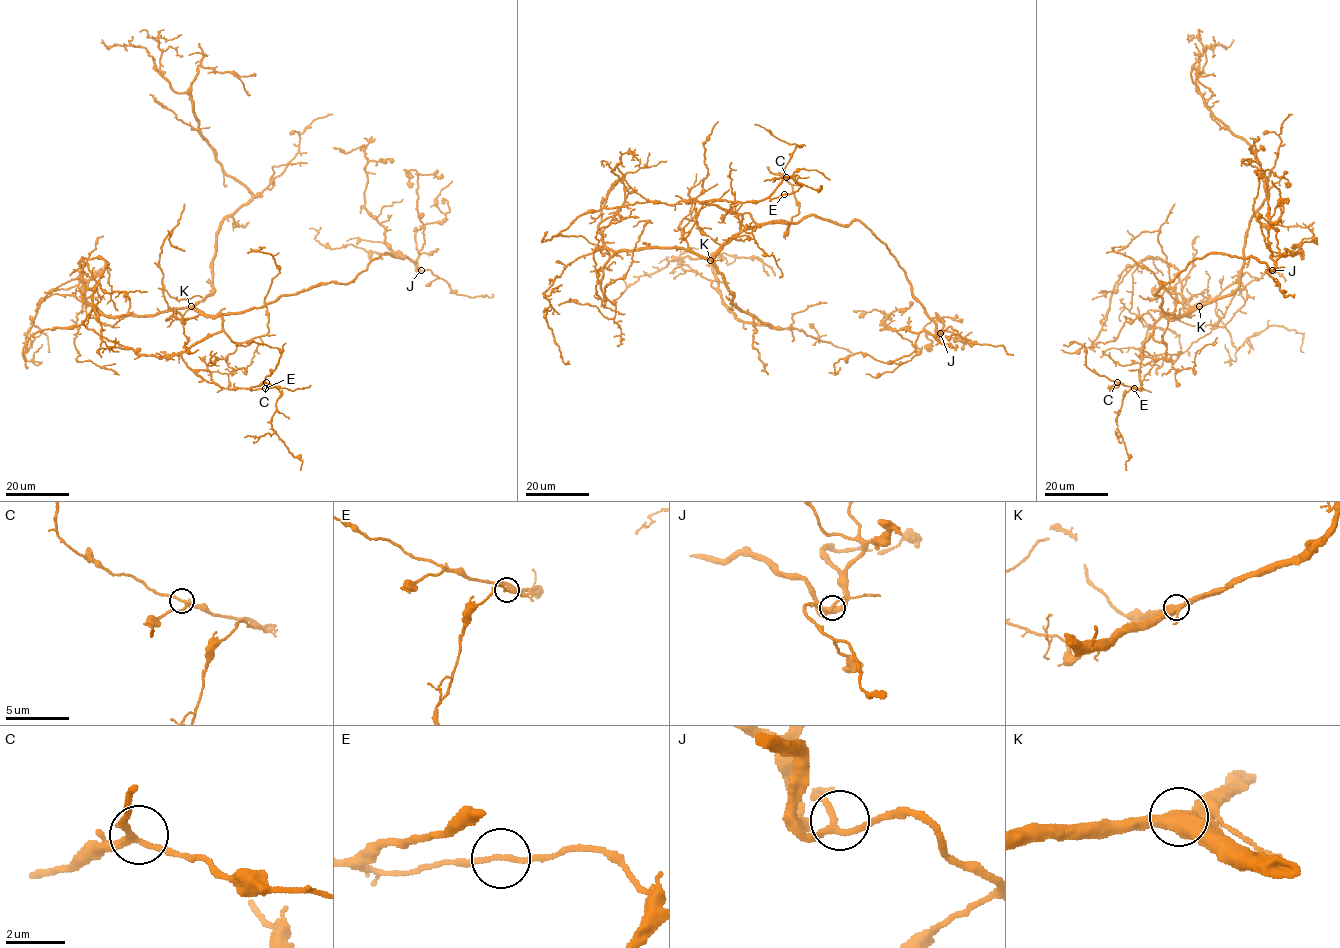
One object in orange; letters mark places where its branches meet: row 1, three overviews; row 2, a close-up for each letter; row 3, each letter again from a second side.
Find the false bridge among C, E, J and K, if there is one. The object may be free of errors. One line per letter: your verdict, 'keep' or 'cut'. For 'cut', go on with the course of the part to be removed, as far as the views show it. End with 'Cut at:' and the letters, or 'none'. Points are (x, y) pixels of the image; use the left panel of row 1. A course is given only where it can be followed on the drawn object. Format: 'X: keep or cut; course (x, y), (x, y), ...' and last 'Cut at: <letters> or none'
C: keep
E: cut; course (264, 388), (276, 387), (280, 392), (271, 426), (288, 451), (303, 461), (300, 470)
J: keep
K: keep
Cut at: E

